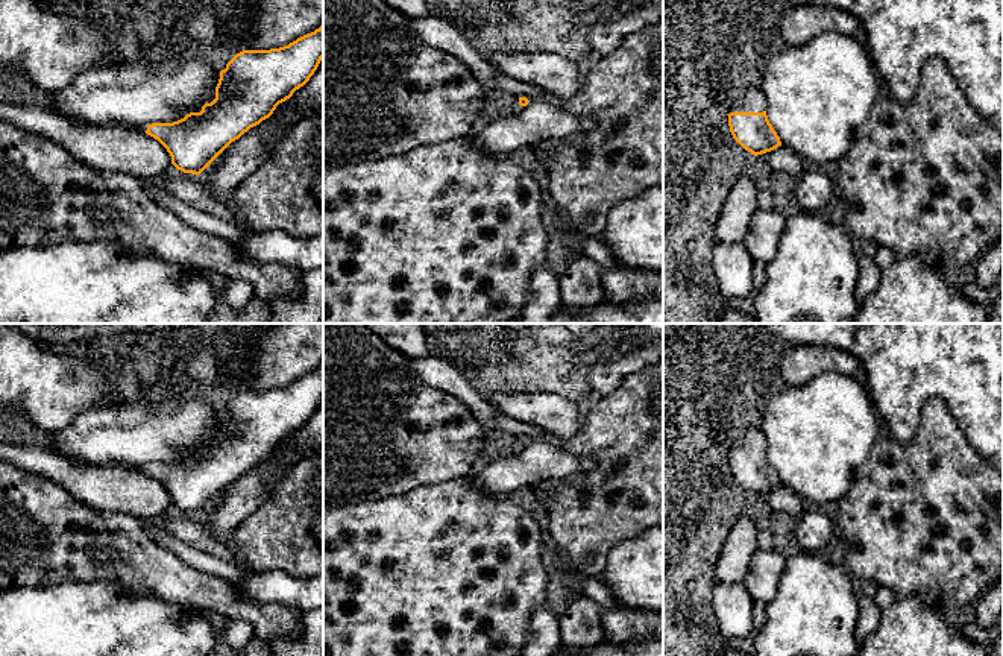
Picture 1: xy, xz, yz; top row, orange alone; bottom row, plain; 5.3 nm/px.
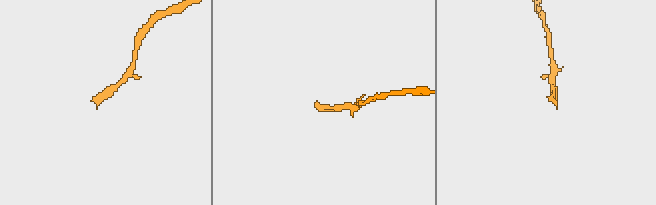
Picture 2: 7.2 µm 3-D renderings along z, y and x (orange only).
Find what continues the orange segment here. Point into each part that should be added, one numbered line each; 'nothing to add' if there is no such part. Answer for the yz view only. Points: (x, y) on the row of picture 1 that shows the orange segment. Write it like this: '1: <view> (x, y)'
1: yz (751, 100)

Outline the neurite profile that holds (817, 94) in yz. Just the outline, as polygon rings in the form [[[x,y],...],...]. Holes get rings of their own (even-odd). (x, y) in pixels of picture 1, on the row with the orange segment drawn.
[[[822,33],[774,56],[759,87],[780,141],[806,162],[839,162],[879,97],[877,68],[863,43]]]

